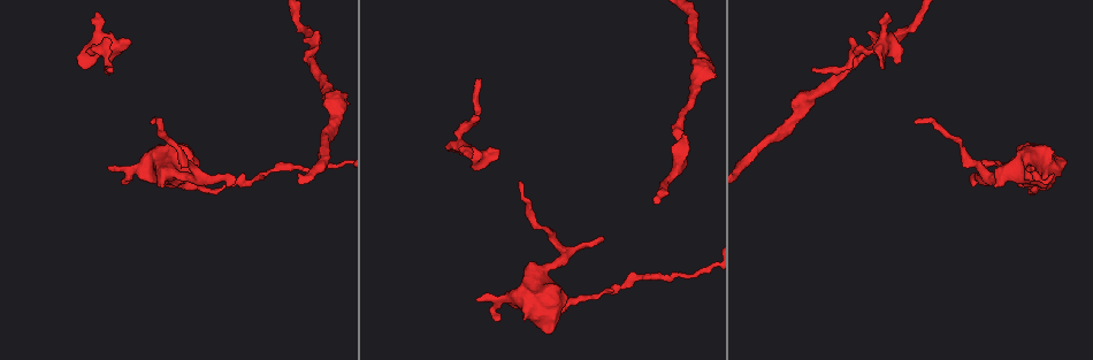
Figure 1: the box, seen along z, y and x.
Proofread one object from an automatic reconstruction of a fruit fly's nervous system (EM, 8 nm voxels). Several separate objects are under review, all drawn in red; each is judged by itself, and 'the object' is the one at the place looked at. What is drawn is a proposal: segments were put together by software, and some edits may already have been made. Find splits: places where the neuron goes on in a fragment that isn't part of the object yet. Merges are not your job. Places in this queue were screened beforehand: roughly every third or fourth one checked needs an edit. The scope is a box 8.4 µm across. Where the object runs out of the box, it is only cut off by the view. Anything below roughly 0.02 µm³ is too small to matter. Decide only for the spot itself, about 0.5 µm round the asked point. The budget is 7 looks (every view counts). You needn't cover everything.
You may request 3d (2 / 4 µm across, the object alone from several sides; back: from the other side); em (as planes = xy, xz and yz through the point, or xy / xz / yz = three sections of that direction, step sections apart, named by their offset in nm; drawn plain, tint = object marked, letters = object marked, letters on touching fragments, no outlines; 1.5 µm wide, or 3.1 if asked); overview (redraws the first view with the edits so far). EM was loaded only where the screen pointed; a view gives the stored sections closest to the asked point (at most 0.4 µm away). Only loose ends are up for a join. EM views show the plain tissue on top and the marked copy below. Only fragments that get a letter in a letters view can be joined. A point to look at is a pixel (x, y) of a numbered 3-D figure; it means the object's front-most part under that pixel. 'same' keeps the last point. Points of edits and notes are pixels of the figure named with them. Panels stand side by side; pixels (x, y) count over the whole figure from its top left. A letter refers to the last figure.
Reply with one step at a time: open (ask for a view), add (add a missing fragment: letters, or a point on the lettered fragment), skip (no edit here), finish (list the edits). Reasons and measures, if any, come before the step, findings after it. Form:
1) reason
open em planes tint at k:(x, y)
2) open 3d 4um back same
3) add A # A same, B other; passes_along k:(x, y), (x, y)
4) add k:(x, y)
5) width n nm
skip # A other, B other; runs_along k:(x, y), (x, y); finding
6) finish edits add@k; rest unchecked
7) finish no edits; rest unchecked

tapers out
open em planes tint at 1:(814, 67)

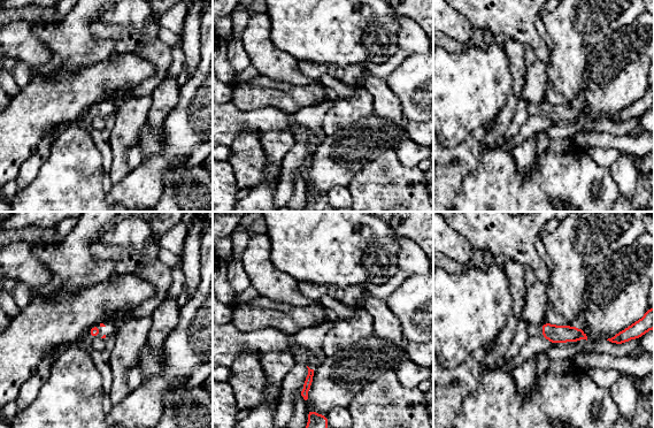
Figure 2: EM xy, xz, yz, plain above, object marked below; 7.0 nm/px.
open em planes letters same

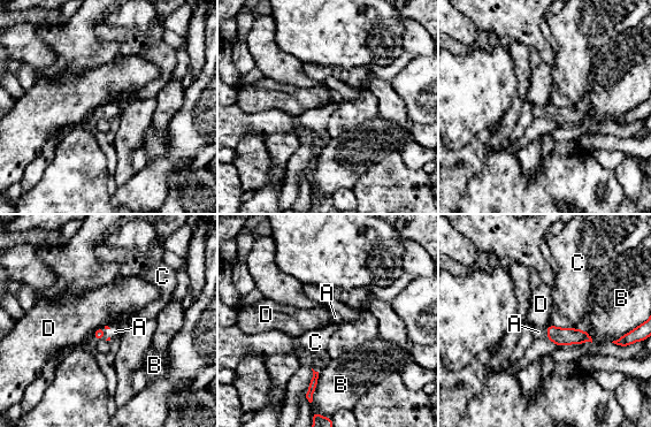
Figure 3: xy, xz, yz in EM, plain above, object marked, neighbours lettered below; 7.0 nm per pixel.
add 3:(114, 332) # A same, B other, C other, D other; passes_along 3:(98, 334), (102, 335), (114, 332); the neuron continues

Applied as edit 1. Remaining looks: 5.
thin end
open 3d 2um at 1:(1034, 167)

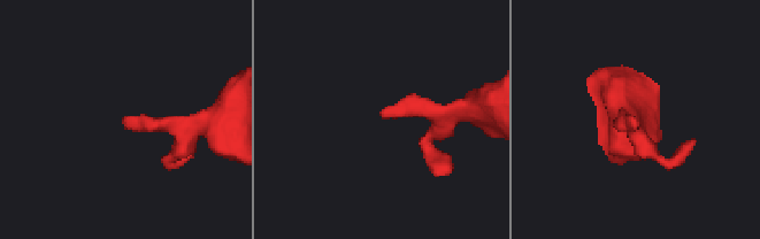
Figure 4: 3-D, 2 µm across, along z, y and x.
shape alone is not enough
open em planes letters at 4:(636, 119)

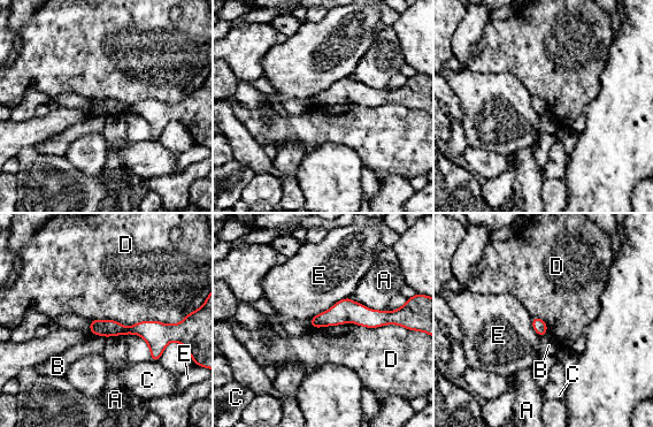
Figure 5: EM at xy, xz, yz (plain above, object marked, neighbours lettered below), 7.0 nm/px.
width 90 nm
skip # A other, B other, C other, D other, E other; runs_along 5:(92, 323), (120, 329), (171, 329); none of them fits

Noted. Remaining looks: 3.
thin end
open 3d 4um at 1:(153, 123)

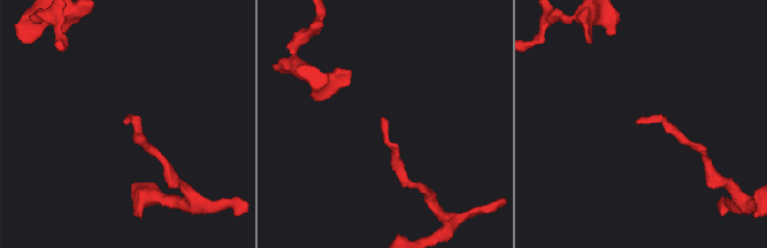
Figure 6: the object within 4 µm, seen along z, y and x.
shape alone is not enough
open em planes letters at 6:(637, 121)

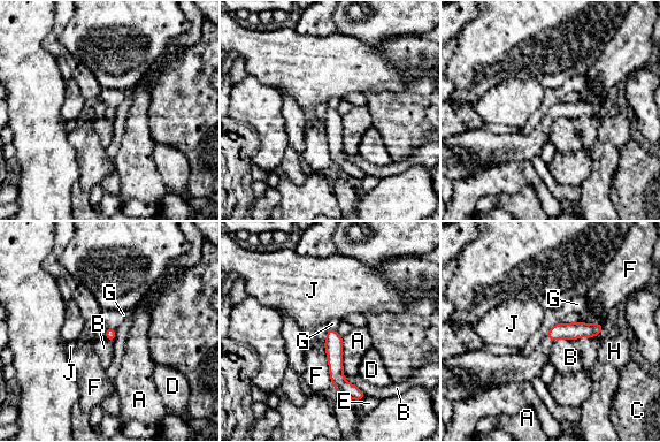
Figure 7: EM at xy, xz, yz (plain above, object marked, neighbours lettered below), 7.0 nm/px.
longest_contact B 340 nm
skip # A other, B other, C other, D other, E other, F other, G other, H other, J other; no lettered fragment goes on from it

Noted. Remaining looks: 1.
finish edits add@3; rest unchecked

